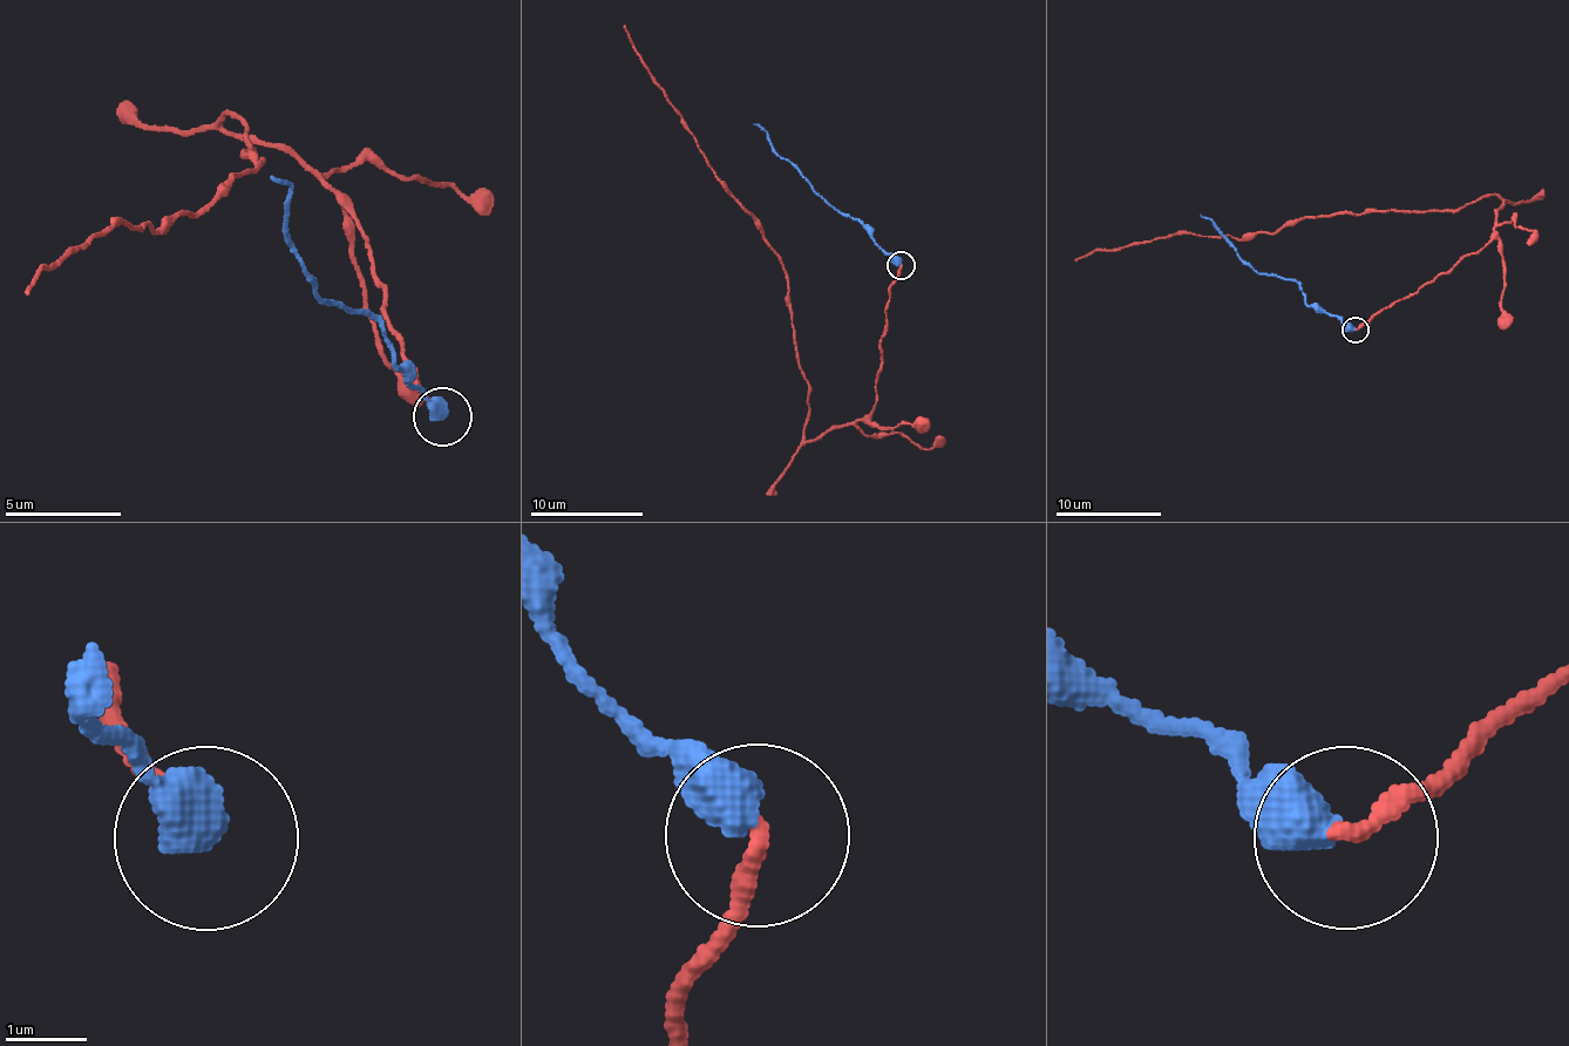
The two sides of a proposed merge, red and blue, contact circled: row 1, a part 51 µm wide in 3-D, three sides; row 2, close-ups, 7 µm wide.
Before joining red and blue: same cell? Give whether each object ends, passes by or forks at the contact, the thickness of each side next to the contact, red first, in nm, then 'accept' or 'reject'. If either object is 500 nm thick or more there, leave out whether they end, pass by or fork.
240 nm thick on the red side, 550 nm on the other; reject

